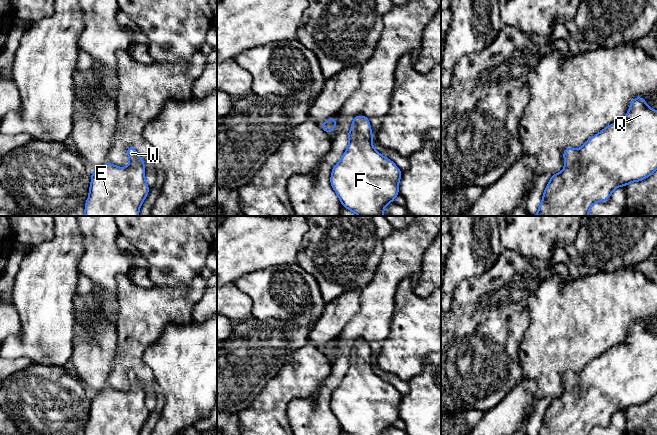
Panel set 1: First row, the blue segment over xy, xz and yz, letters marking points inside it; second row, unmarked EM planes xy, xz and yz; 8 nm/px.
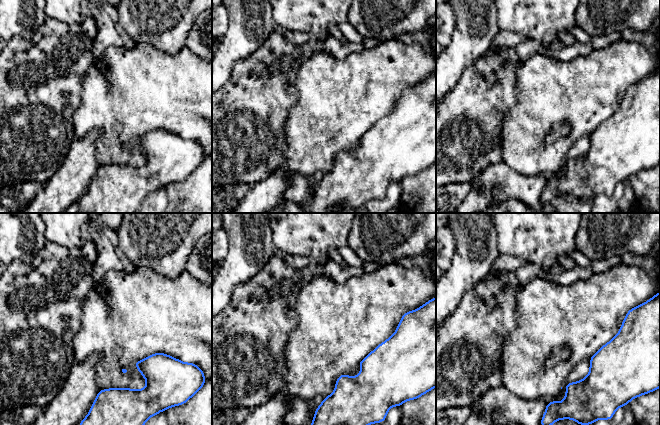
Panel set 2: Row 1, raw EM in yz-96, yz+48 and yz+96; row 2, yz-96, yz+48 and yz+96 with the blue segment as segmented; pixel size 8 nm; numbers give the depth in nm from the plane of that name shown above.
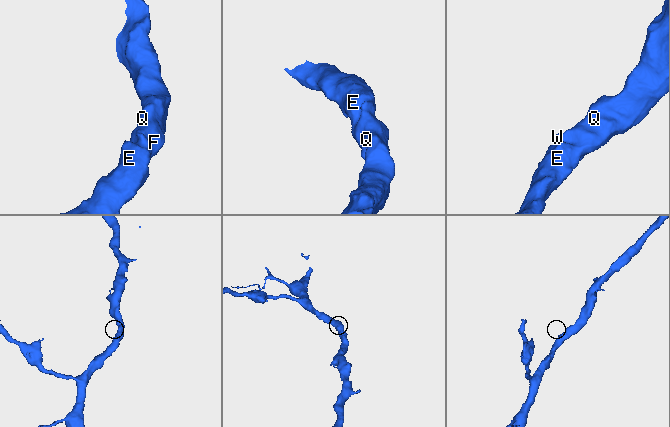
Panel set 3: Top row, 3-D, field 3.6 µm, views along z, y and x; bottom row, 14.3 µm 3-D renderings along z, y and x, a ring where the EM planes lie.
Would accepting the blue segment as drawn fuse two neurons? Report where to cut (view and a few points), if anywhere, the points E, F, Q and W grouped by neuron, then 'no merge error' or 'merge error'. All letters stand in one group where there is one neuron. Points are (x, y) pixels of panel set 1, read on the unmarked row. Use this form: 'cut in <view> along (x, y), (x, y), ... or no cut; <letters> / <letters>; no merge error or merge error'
no cut; E F Q W; no merge error

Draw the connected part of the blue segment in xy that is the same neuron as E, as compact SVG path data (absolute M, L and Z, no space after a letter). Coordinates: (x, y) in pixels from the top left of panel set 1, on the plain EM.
M129 370L126 375L128 391L118 391L106 386L100 392L92 394L85 435L139 435L150 413L145 404L145 387L134 371Z

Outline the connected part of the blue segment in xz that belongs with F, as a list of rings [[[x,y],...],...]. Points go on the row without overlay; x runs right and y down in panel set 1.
[[[355,340],[348,357],[348,371],[331,396],[332,412],[341,429],[351,435],[384,435],[384,431],[399,419],[402,395],[373,371],[372,362],[369,342]]]

